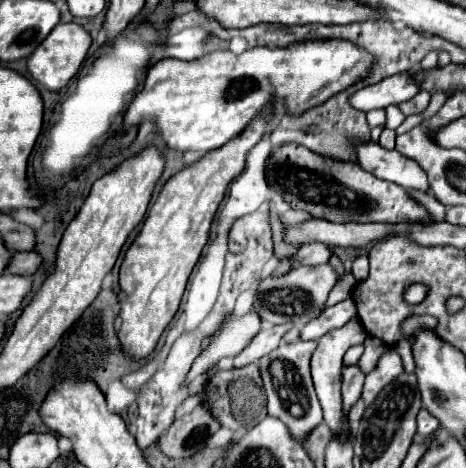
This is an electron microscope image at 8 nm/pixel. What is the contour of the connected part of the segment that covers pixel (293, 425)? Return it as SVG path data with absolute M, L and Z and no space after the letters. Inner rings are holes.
M298 340L294 344L280 344L280 348L276 348L258 362L264 380L264 390L268 396L268 416L276 416L278 420L282 420L288 426L294 440L298 440L300 444L322 422L320 404L310 378L310 358L314 350L316 342ZM284 368L290 370L290 374L284 372Z

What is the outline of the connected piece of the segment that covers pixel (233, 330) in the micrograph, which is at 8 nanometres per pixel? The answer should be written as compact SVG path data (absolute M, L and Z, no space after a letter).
M246 314L246 316L230 316L220 330L208 338L208 344L204 346L204 352L195 359L191 370L187 375L187 383L201 378L201 385L208 370L216 368L222 358L236 356L248 342L260 332L260 316Z

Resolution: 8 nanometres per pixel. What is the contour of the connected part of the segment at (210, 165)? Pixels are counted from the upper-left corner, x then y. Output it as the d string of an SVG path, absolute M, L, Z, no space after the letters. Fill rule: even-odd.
M266 110L246 128L246 132L242 132L242 136L230 140L224 148L208 152L192 166L186 166L184 170L174 174L164 184L162 192L158 194L158 200L150 208L138 238L128 248L120 266L120 288L128 294L128 298L120 304L122 328L118 338L124 344L124 352L128 352L132 358L140 360L148 356L154 350L168 322L174 318L188 276L196 266L202 248L208 242L210 226L224 198L224 192L228 184L242 174L246 154L262 138L264 126L270 116L272 112Z

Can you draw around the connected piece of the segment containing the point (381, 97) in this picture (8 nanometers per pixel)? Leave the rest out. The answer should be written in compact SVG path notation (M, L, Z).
M400 72L400 74L384 78L378 84L364 86L350 98L350 104L364 112L374 110L374 108L388 108L390 104L402 104L414 98L420 90L422 88L420 84L416 84L416 80L412 80L412 74Z

